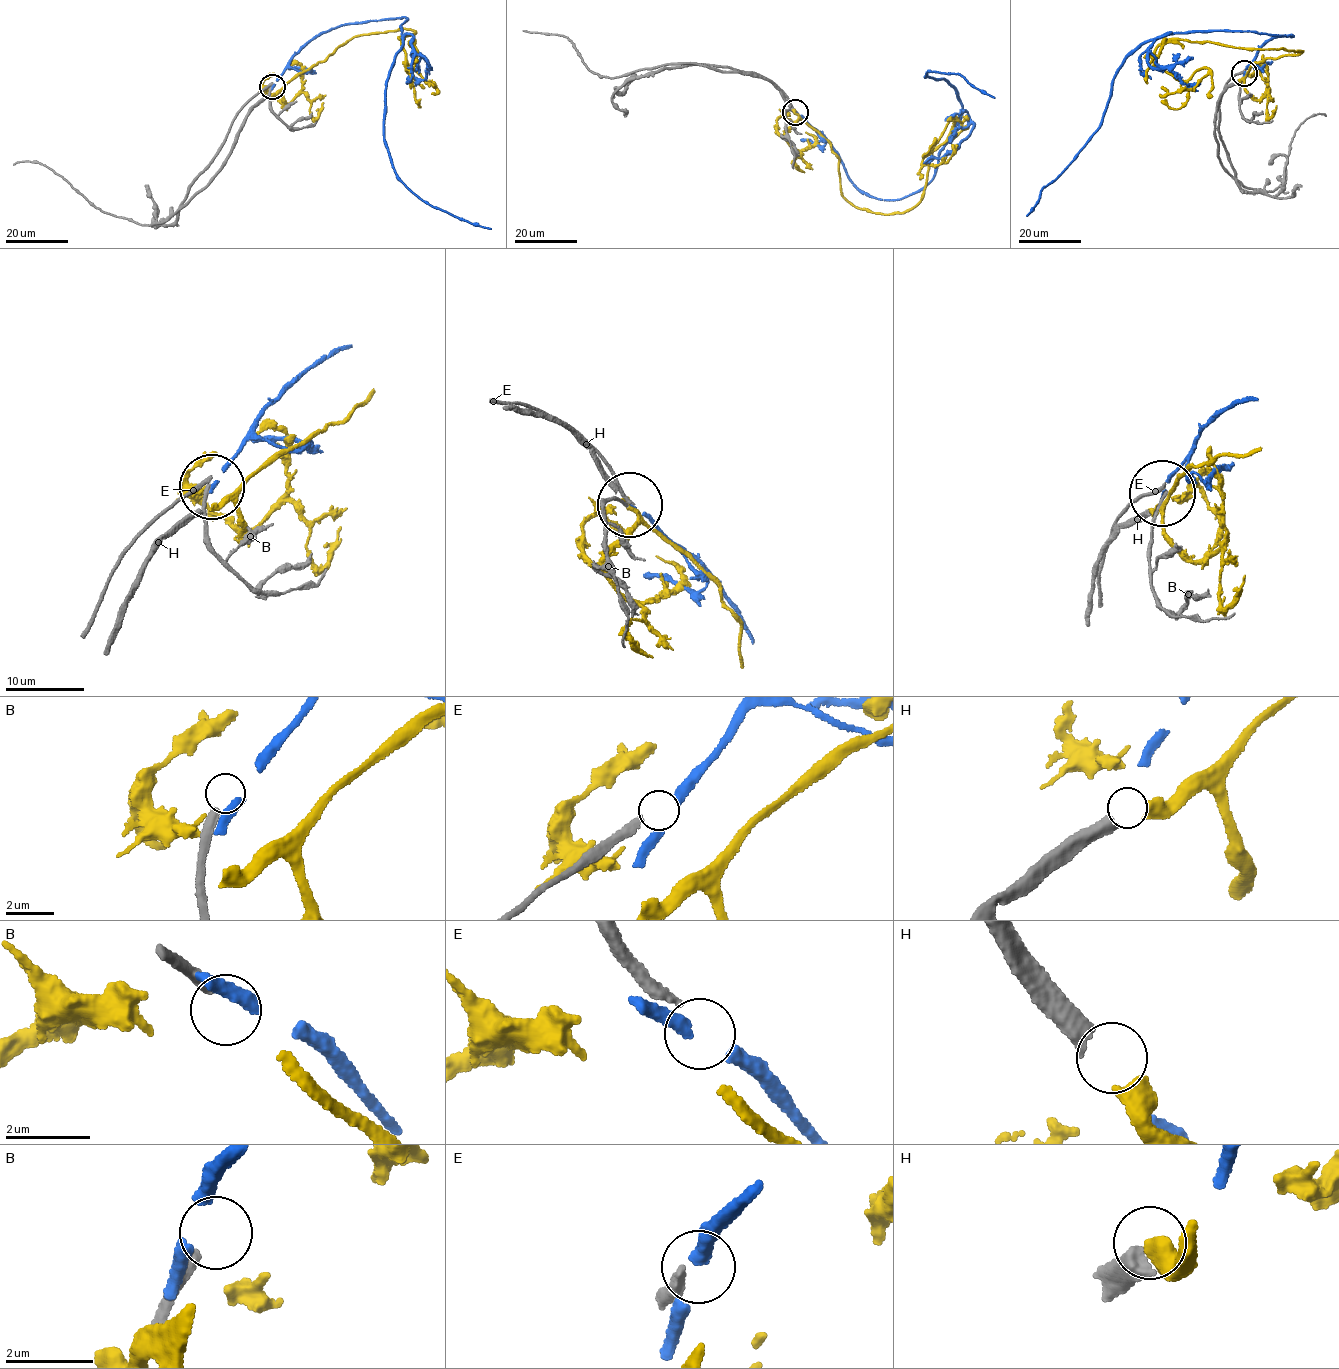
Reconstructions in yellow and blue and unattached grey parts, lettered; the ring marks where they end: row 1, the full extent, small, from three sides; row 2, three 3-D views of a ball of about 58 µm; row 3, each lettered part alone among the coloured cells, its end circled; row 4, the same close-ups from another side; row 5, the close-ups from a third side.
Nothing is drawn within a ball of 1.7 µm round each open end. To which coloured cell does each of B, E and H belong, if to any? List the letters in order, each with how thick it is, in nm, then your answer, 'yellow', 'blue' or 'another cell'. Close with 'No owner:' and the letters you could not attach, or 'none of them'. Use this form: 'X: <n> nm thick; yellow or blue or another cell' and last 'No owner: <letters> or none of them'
B: 320 nm thick; another cell
E: 280 nm thick; another cell
H: 500 nm thick; another cell
No owner: B, E, H

